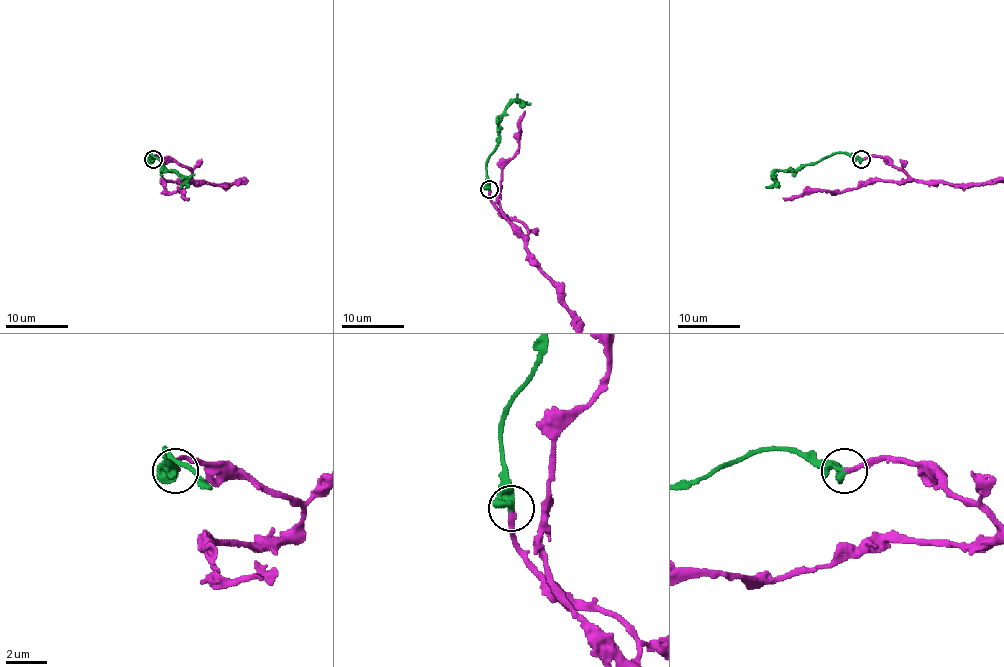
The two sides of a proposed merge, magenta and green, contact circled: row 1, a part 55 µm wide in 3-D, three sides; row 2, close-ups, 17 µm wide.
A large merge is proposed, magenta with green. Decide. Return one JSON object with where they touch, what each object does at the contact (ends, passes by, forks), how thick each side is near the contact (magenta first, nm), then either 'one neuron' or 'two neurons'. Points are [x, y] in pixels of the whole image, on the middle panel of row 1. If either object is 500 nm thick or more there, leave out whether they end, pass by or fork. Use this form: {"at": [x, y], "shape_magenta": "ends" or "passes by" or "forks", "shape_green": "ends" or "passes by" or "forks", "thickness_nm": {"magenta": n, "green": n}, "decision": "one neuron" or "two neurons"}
{"at": [489, 189], "thickness_nm": {"magenta": 240, "green": 550}, "decision": "one neuron"}

